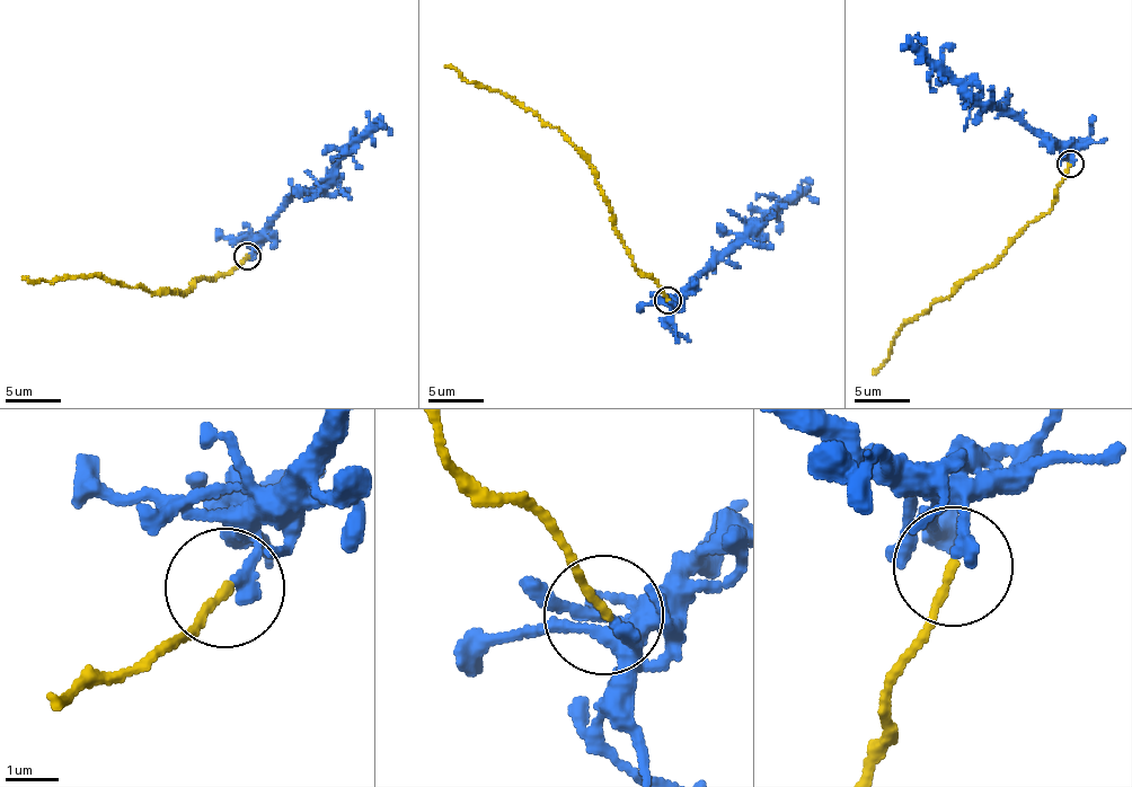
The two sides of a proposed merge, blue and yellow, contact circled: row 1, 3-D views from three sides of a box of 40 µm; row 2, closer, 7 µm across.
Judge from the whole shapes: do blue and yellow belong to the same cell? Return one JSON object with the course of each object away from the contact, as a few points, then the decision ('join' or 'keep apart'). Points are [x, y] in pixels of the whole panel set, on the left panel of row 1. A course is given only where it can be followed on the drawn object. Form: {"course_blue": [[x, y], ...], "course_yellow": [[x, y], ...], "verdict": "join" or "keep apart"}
{"course_blue": [[249, 256], [251, 245], [267, 221], [294, 196], [324, 186], [377, 121], [391, 134]], "course_yellow": [[247, 256], [241, 266], [213, 280], [204, 276], [180, 294], [89, 274], [45, 282], [23, 276]], "verdict": "keep apart"}

